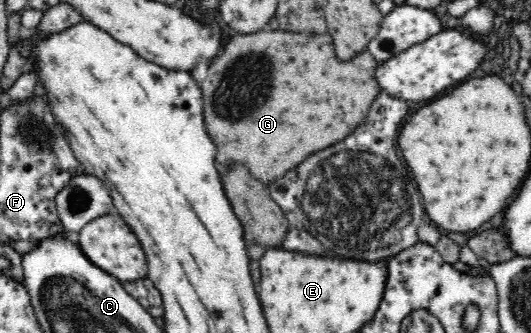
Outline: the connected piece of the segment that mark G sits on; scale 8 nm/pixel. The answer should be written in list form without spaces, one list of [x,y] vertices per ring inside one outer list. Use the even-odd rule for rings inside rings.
[[[265,29],[250,34],[238,33],[222,46],[224,52],[211,61],[207,76],[199,83],[199,87],[203,96],[204,126],[216,145],[215,160],[219,166],[223,168],[234,164],[248,166],[254,178],[268,185],[276,178],[284,176],[284,172],[296,168],[312,152],[328,148],[338,140],[350,136],[356,130],[356,126],[368,116],[368,108],[380,90],[376,82],[376,68],[381,62],[376,62],[367,48],[366,52],[354,56],[354,60],[338,62],[329,31],[314,34],[316,38],[310,40],[304,36],[308,36],[308,32],[280,29],[276,31]],[[256,92],[260,92],[258,104],[248,104],[248,100]]]

